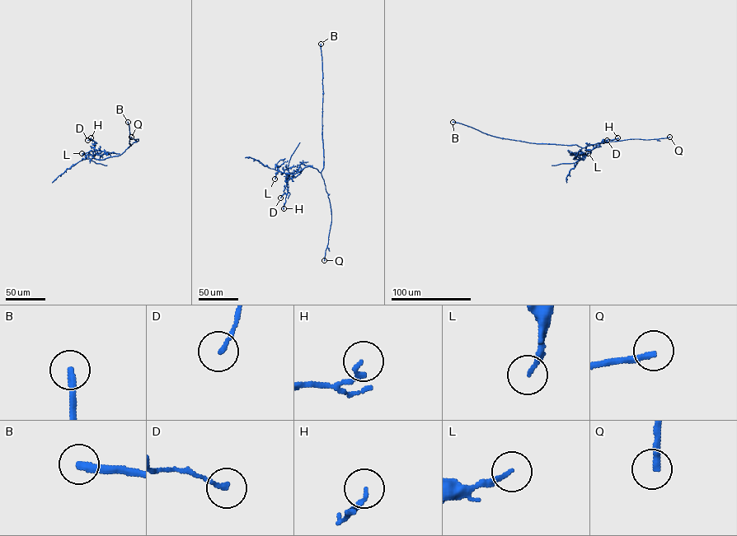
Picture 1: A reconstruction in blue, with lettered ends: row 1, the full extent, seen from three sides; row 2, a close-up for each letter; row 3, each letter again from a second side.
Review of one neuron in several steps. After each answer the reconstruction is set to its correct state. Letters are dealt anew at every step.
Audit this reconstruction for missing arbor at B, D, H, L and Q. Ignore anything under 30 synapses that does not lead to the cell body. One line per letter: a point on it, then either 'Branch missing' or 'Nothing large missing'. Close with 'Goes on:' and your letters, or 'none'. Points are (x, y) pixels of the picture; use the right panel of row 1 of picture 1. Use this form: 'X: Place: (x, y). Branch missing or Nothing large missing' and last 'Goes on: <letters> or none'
B: Place: (452, 122). Branch missing
D: Place: (607, 140). Nothing large missing
H: Place: (617, 137). Nothing large missing
L: Place: (588, 153). Nothing large missing
Q: Place: (669, 137). Branch missing
Goes on: B, Q

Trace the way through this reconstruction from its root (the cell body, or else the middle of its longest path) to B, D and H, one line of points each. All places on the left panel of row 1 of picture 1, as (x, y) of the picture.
B: (130, 145), (128, 122)
D: (130, 145), (119, 155), (98, 160), (93, 157), (95, 142), (87, 140)
H: (130, 145), (119, 155), (96, 159), (93, 157), (95, 142), (91, 137)

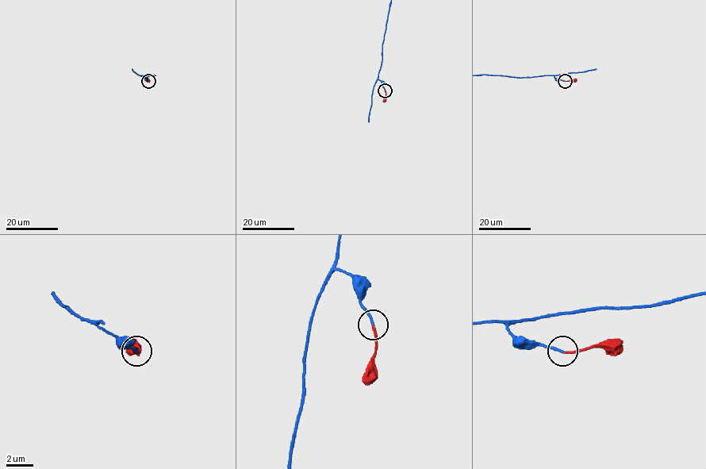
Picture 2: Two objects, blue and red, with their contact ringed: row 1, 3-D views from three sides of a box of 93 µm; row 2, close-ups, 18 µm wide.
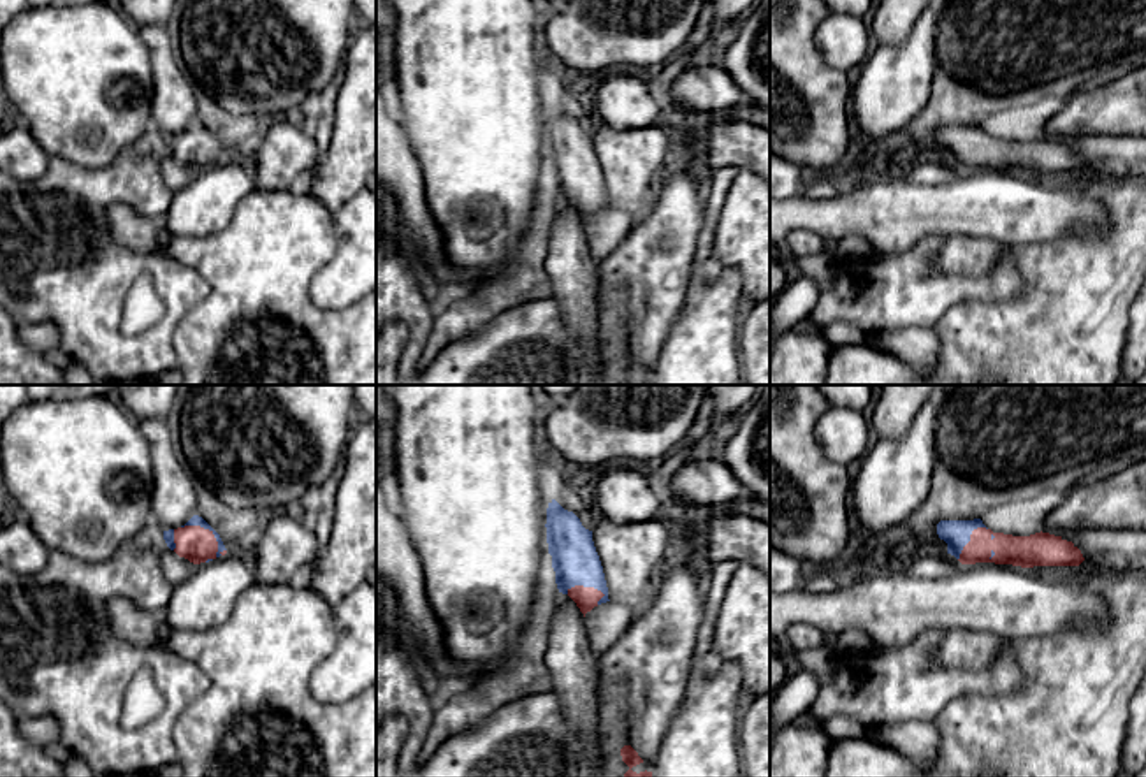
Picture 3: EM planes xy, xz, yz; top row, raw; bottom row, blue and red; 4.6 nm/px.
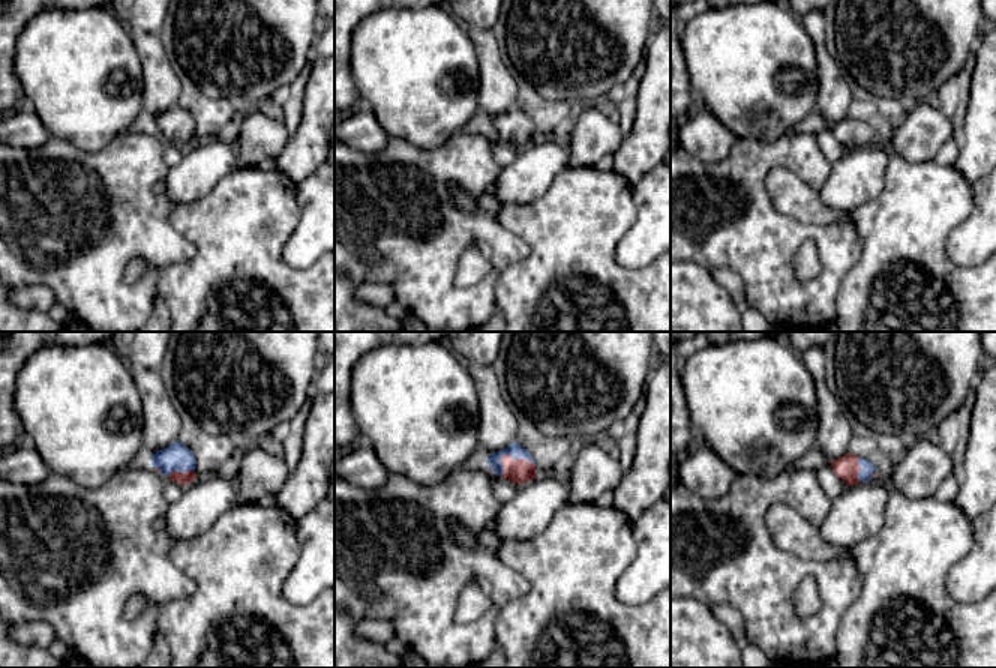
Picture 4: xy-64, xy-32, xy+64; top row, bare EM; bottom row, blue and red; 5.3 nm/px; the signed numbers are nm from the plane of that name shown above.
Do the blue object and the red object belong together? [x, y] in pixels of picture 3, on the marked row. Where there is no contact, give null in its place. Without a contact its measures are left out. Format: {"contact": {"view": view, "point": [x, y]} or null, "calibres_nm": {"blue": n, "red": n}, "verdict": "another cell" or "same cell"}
{"contact": {"view": "xy", "point": [208, 528]}, "calibres_nm": {"blue": 50, "red": 160}, "verdict": "same cell"}

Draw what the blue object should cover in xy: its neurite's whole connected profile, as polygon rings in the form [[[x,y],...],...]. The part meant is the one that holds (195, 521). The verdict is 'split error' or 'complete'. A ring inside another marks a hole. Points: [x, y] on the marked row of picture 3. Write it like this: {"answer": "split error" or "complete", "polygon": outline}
{"answer": "split error", "polygon": [[[199,515],[178,529],[163,531],[163,540],[170,550],[193,564],[209,563],[227,554],[220,534]]]}

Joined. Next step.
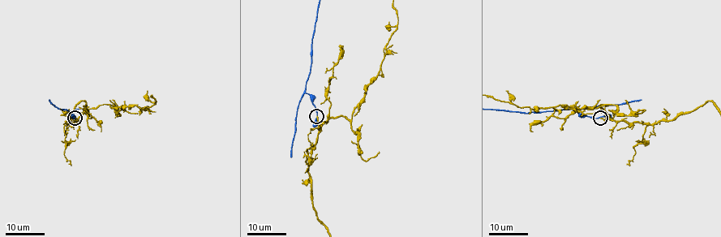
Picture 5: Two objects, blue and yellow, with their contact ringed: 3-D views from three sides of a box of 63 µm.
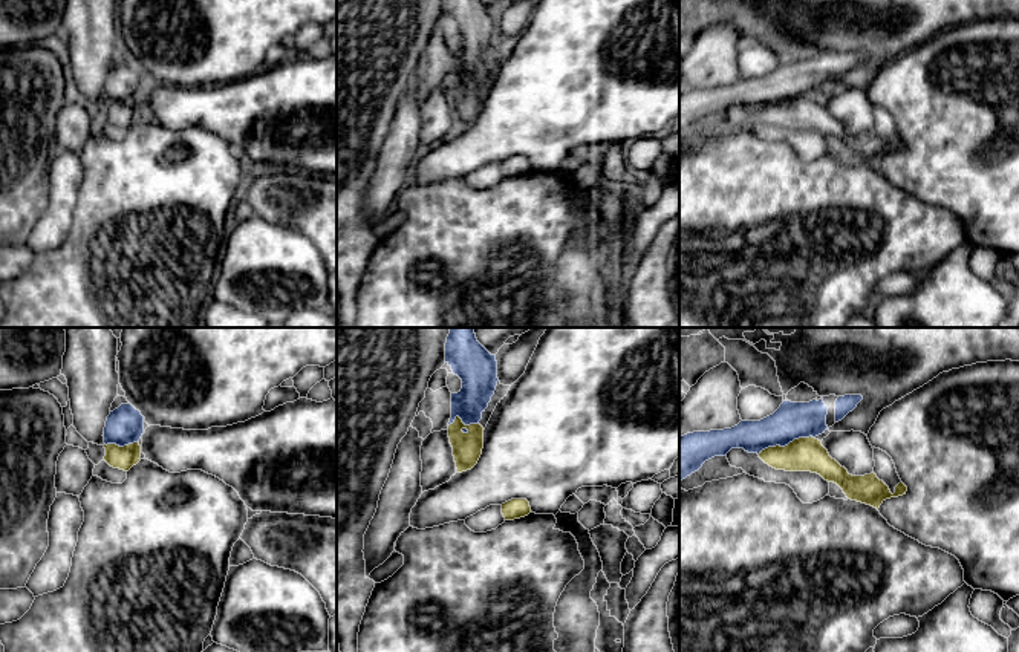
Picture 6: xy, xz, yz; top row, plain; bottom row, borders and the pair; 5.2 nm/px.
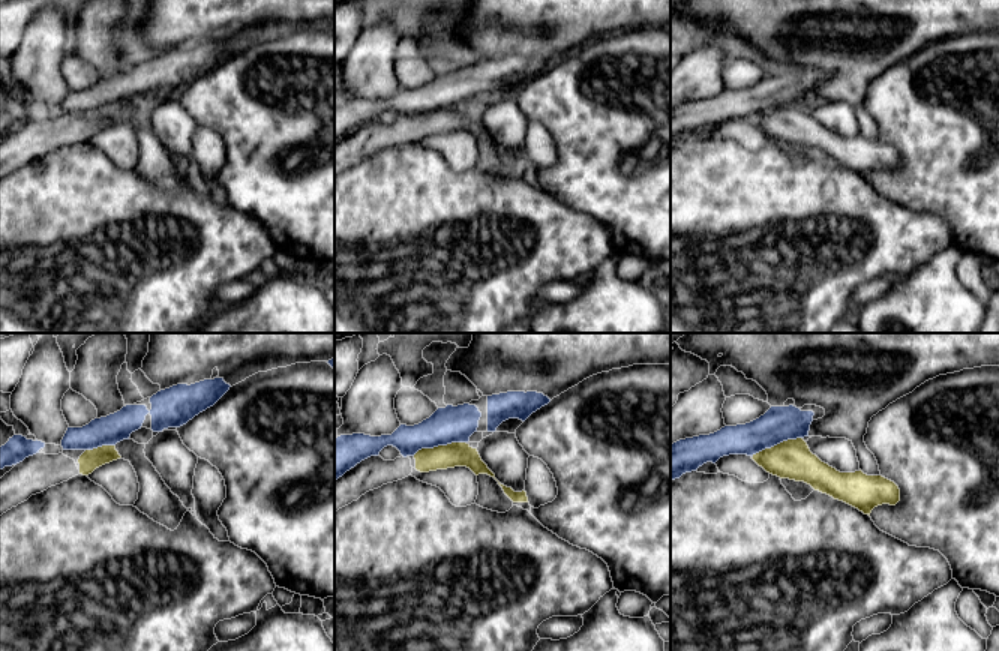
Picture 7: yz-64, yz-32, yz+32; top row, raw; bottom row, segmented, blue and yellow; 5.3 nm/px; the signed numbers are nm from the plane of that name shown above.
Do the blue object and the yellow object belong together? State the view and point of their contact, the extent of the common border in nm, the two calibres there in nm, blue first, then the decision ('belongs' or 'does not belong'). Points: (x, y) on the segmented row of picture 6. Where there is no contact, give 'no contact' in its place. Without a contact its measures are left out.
yz (785, 444) | 320 nm | 190/180 nm | does not belong

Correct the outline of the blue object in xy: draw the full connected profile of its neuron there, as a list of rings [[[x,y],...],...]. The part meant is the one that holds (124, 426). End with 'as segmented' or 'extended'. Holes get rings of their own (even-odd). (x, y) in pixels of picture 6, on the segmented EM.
[[[121,404],[110,412],[104,427],[104,444],[119,447],[139,442],[144,433],[144,416],[132,404]]]; as segmented

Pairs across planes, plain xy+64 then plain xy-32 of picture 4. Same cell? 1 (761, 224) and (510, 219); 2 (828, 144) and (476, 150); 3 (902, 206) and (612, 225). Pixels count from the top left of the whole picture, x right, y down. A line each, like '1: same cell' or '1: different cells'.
1: different cells
2: different cells
3: same cell

